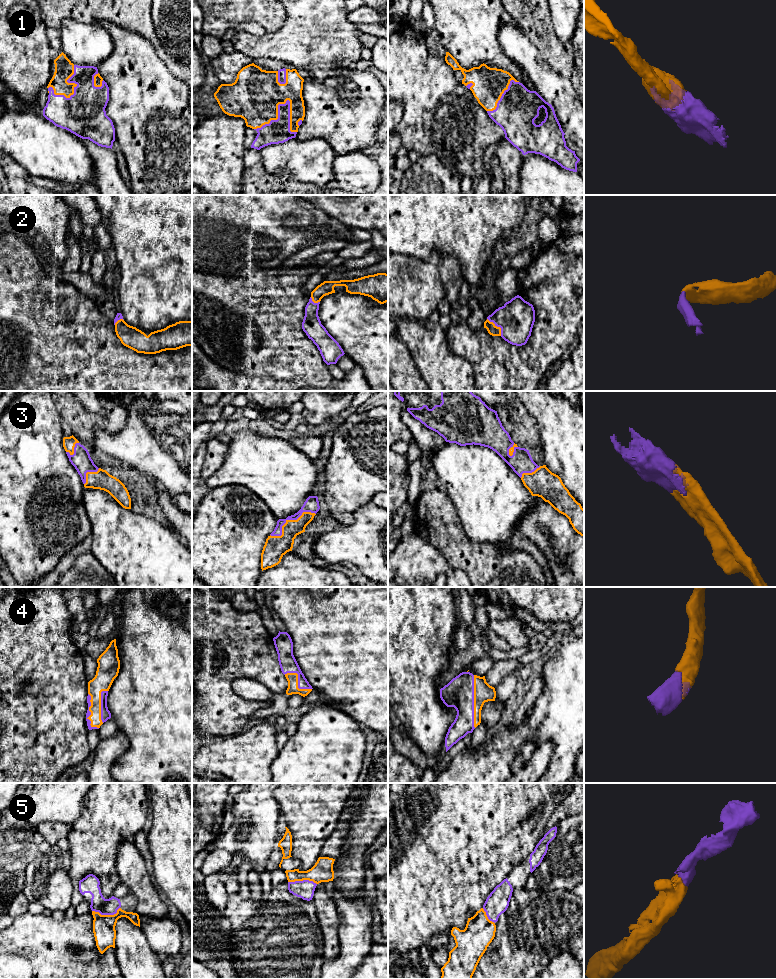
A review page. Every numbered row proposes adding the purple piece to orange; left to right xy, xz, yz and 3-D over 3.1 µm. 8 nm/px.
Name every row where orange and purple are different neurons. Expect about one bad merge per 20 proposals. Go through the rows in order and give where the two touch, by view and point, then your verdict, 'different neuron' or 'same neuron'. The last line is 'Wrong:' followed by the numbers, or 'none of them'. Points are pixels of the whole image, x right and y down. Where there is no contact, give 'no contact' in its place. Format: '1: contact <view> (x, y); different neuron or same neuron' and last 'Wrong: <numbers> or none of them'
1: contact xz (277, 117); same neuron
2: contact yz (496, 326); same neuron
3: contact xz (288, 520); same neuron
4: contact yz (474, 701); same neuron
5: contact xy (106, 915); same neuron
Wrong: none of them

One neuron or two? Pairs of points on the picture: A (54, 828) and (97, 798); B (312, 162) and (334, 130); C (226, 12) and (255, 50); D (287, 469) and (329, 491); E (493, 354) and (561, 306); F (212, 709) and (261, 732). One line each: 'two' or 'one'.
A: two
B: two
C: two
D: two
E: one
F: two

